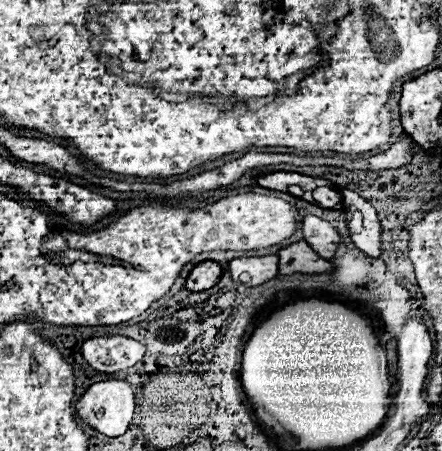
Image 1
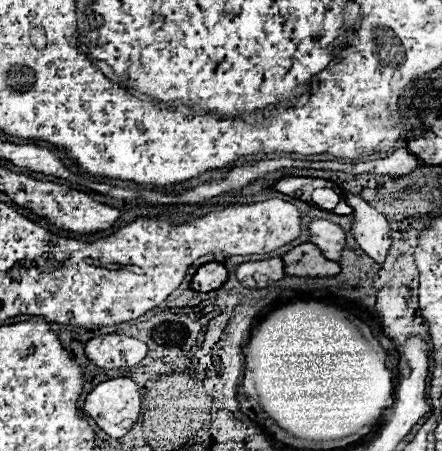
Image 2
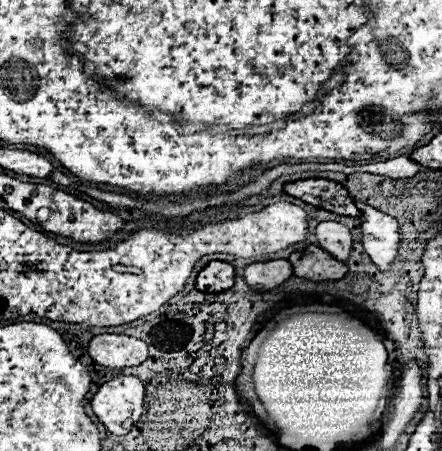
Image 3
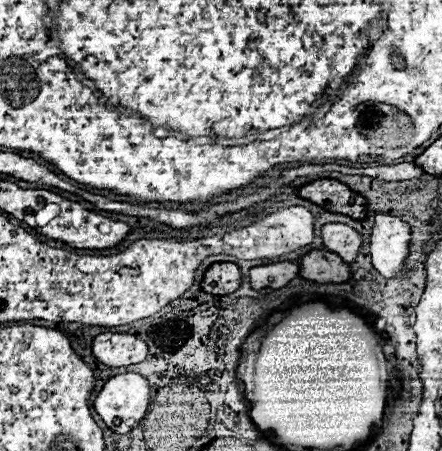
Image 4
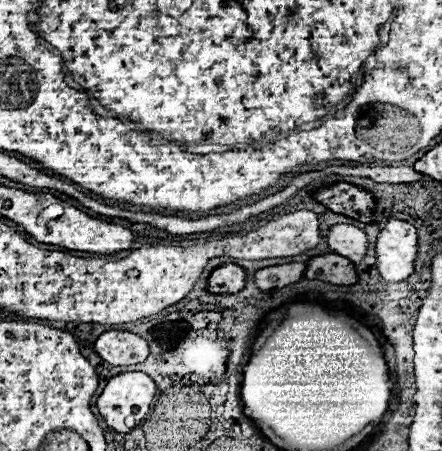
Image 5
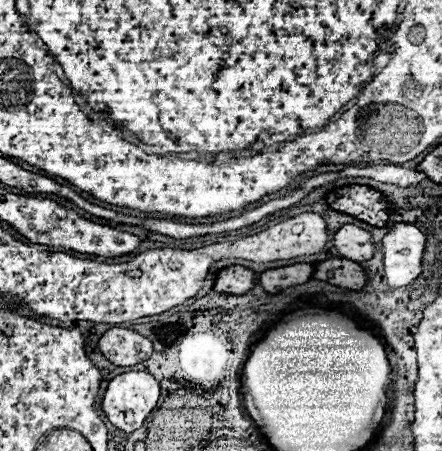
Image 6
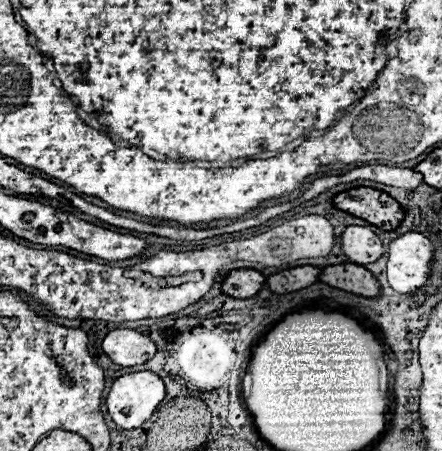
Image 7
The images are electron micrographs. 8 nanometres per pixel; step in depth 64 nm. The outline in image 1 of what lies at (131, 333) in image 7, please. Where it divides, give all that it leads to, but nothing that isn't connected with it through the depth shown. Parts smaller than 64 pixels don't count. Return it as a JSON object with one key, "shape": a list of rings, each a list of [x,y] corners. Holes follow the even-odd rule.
{"shape":[[[100,336],[90,338],[82,346],[86,362],[100,372],[118,372],[132,368],[144,358],[146,346],[126,336]]]}

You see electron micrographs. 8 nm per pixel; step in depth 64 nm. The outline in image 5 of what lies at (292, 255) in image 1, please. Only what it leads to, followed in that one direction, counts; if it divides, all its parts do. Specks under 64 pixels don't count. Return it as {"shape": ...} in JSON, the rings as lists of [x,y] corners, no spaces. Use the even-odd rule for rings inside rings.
{"shape":[[[324,254],[308,262],[306,278],[340,284],[340,286],[352,286],[358,282],[358,272],[354,262],[350,262],[348,258],[338,254]]]}

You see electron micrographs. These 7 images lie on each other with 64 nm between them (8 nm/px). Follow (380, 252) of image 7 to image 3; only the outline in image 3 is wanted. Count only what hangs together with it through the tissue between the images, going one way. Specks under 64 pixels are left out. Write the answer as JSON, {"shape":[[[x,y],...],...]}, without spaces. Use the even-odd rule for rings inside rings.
{"shape":[[[320,222],[316,226],[316,236],[320,242],[320,248],[336,256],[338,260],[348,260],[352,250],[352,232],[344,224],[338,222]]]}

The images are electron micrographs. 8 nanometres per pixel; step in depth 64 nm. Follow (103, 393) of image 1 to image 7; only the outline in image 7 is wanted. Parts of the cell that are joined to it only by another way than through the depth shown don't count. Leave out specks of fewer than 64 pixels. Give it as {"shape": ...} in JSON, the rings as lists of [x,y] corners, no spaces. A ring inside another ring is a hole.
{"shape":[[[150,370],[132,372],[116,378],[106,398],[112,420],[126,428],[138,428],[158,410],[166,396],[162,378]]]}

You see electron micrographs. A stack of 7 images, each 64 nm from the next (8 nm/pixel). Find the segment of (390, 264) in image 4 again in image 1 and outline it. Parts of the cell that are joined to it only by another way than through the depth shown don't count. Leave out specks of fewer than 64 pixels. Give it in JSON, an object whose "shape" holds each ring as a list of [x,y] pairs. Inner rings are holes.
{"shape":[[[340,190],[340,192],[342,192],[342,198],[346,200],[346,204],[358,208],[362,214],[362,230],[358,234],[350,234],[352,242],[368,256],[378,258],[382,254],[382,228],[380,228],[376,210],[356,192],[350,192],[350,190]]]}

